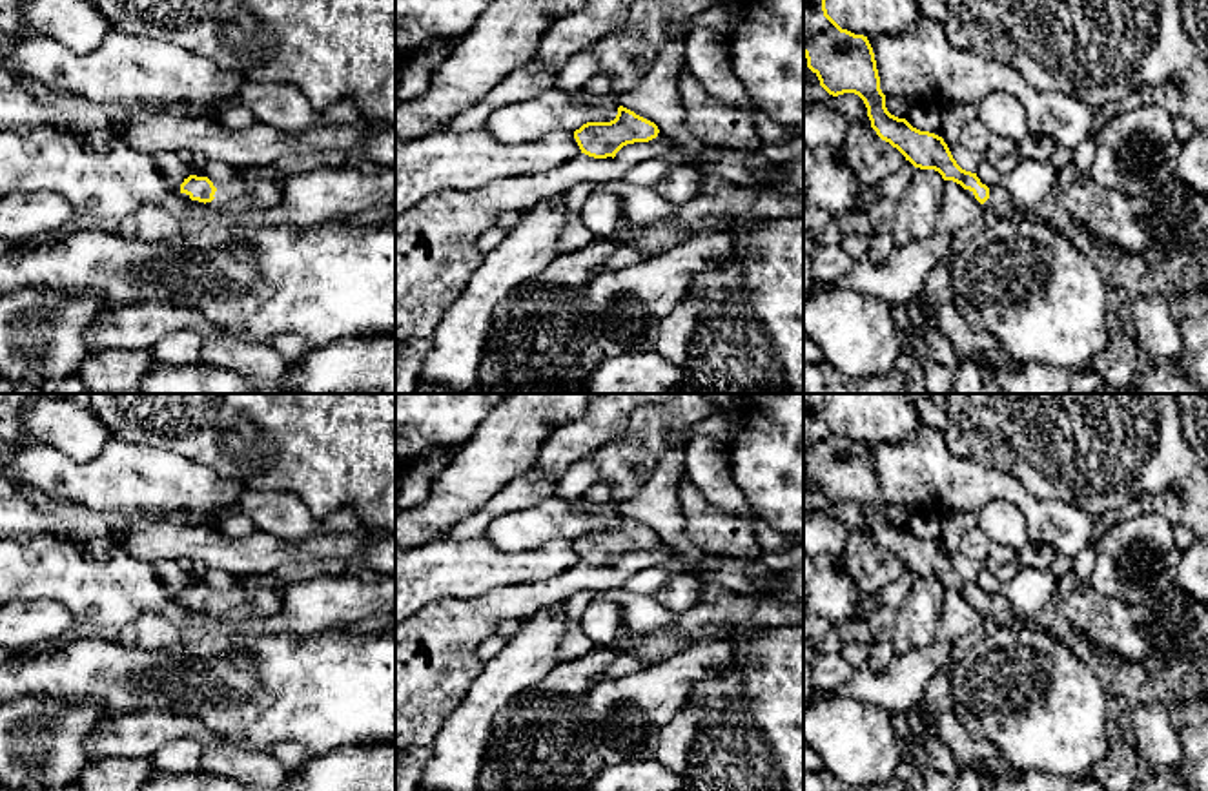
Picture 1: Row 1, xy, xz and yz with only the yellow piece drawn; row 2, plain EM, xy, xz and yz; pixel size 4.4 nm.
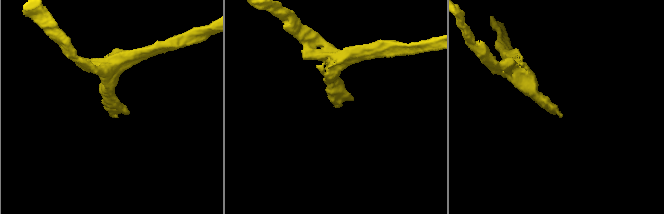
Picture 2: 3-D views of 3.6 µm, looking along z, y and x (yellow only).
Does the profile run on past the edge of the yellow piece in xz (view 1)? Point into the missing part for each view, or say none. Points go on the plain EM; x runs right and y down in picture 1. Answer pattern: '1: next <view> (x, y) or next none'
1: next none

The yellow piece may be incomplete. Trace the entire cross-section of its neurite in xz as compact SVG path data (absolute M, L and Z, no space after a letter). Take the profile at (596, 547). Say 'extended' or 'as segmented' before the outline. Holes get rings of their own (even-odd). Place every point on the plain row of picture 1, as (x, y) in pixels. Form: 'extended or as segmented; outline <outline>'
as segmented; outline M619 514L610 530L587 530L574 539L581 561L594 567L616 565L616 561L634 550L649 550L660 541L658 534L634 519Z

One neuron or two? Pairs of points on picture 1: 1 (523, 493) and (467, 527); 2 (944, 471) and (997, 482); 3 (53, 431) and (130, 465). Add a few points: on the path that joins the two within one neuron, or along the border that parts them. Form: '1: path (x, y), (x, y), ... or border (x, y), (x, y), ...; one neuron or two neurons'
1: path (509, 498), (481, 518); one neuron
2: path (957, 482), (984, 482); one neuron
3: border (112, 436), (86, 462), (75, 462), (57, 451); two neurons

